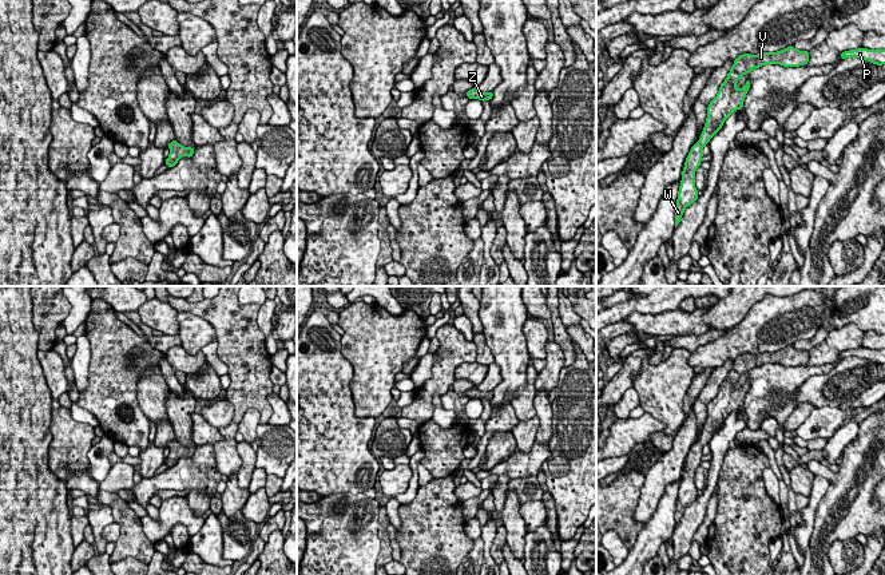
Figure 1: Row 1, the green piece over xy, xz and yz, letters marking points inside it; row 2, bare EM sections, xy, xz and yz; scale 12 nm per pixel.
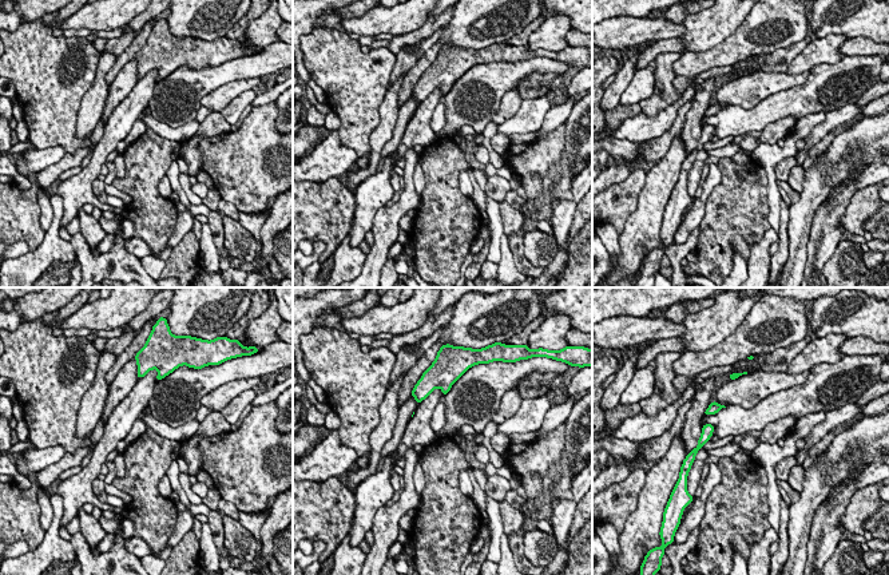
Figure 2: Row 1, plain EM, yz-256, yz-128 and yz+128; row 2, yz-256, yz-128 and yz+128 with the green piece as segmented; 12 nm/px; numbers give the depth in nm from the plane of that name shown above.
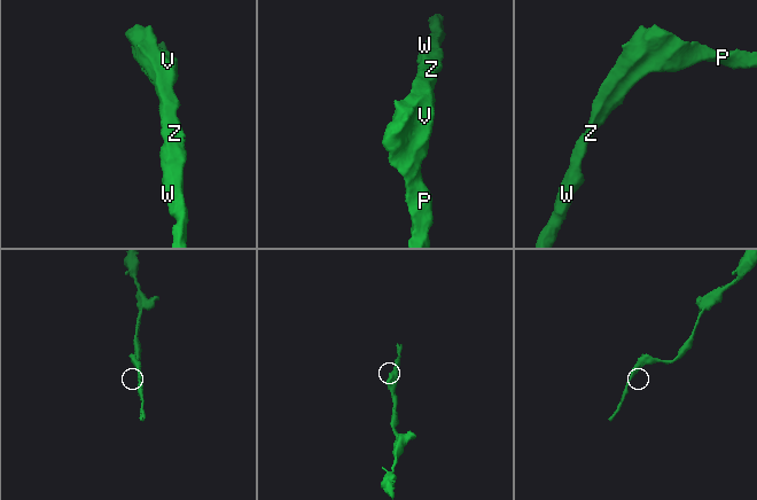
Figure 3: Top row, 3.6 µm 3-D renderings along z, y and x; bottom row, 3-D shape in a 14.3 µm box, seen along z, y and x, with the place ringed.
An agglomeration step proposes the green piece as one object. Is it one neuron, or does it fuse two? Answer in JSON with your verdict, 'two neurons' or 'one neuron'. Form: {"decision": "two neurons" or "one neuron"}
{"decision": "one neuron"}

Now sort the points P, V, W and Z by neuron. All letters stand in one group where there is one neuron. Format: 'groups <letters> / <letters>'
groups P V W Z

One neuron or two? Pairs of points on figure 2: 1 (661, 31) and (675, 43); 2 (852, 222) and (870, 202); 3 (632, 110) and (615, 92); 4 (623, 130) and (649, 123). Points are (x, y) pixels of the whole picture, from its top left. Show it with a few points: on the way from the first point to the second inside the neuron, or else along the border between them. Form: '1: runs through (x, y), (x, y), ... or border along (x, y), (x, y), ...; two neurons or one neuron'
1: border along (678, 36), (655, 42); two neurons
2: runs through (856, 217), (865, 207); one neuron
3: border along (619, 103), (606, 112); two neurons
4: runs through (630, 129), (642, 127); one neuron

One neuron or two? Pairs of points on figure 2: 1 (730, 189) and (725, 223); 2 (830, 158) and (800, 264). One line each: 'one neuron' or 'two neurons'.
1: one neuron
2: one neuron

